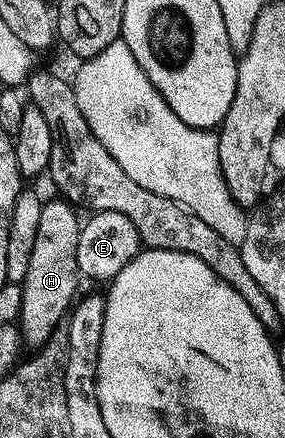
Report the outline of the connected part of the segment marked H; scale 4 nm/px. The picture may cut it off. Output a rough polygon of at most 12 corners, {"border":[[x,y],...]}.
{"border":[[44,203],[22,285],[28,349],[47,345],[80,295],[76,209]]}

